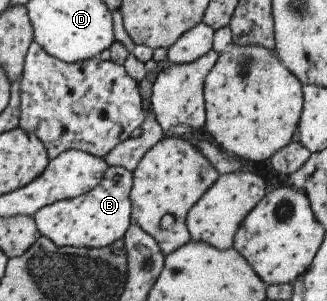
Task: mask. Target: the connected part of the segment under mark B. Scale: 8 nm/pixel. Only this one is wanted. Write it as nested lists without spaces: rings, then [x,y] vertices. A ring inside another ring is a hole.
[[[110,166],[99,184],[89,192],[72,199],[54,202],[35,213],[37,228],[59,248],[103,248],[123,239],[132,223],[130,190],[133,173],[123,166]]]

